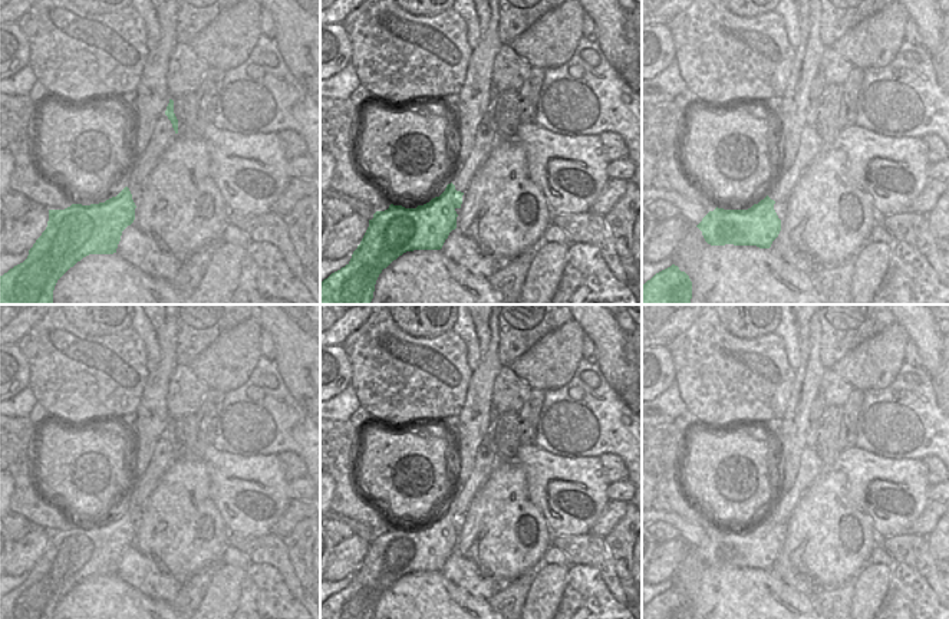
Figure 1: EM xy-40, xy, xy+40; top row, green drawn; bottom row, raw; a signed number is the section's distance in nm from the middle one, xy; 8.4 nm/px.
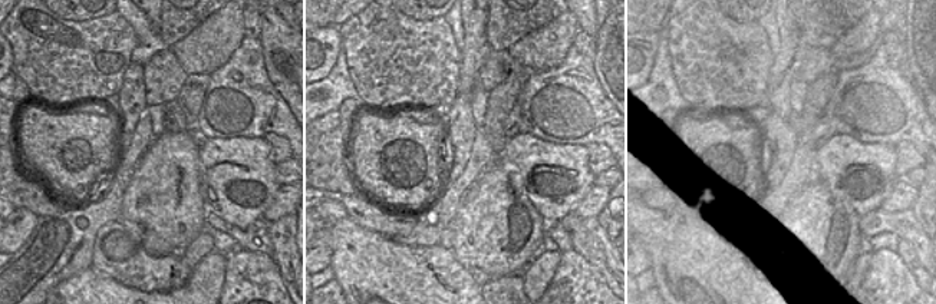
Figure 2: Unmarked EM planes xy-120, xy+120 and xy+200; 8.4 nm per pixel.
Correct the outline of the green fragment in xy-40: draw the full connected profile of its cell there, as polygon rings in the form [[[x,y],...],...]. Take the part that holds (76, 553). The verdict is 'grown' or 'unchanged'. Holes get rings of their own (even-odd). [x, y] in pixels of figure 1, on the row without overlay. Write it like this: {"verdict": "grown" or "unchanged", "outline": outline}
{"verdict": "unchanged", "outline": [[[125,508],[105,524],[49,531],[47,549],[29,572],[27,580],[0,597],[0,619],[53,619],[57,602],[83,579],[116,574],[122,553],[135,541],[135,530],[132,516]]]}

